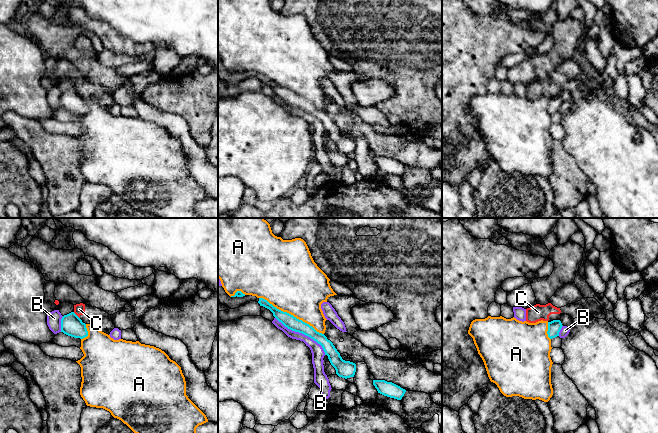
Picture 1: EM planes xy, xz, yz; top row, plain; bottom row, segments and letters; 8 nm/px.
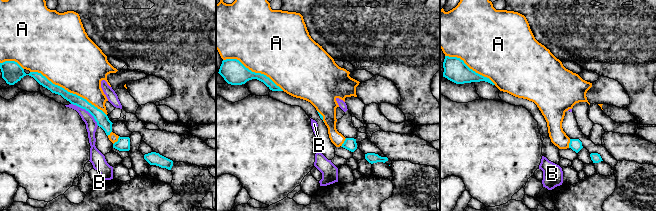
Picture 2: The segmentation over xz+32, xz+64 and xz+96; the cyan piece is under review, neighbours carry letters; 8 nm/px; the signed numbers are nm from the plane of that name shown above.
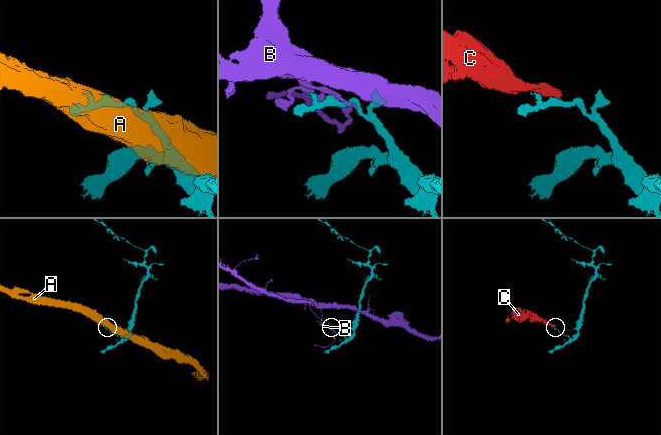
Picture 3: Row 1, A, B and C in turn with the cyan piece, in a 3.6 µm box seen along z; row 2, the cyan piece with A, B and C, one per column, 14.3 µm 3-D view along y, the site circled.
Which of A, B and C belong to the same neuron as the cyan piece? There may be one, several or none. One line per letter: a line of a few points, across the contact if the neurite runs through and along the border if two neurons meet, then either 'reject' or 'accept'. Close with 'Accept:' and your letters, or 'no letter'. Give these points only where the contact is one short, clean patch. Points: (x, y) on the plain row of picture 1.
A: reject
B: reject
C: reject
Accept: no letter

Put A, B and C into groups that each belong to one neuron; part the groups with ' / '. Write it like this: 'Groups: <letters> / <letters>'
Groups: A / B / C

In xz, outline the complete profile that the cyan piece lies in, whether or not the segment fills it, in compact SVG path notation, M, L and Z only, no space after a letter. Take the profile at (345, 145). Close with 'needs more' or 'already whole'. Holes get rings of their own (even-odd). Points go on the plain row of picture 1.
M259 74L258 79L260 82L269 85L273 89L273 92L288 105L302 109L320 120L339 153L345 155L354 153L356 140L343 136L333 119L324 110L317 108L312 102L293 91L277 85L263 74Z | already whole

